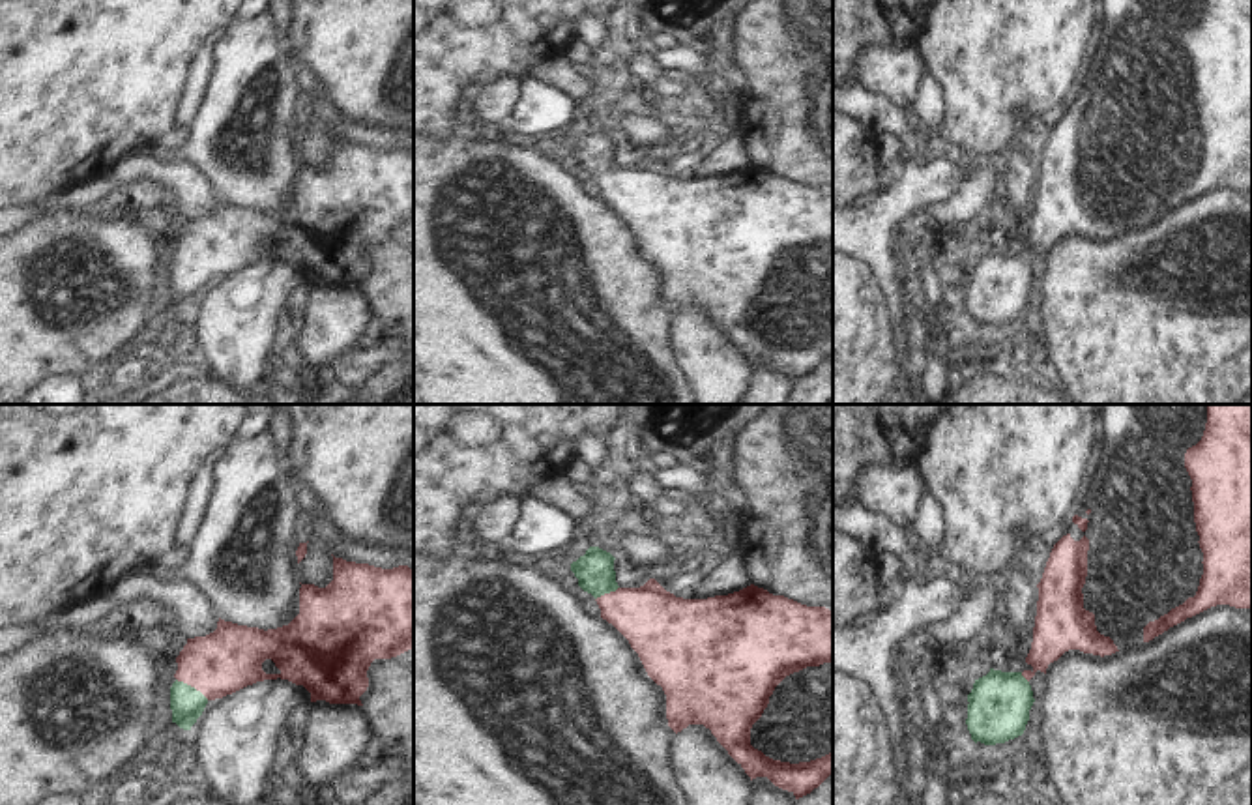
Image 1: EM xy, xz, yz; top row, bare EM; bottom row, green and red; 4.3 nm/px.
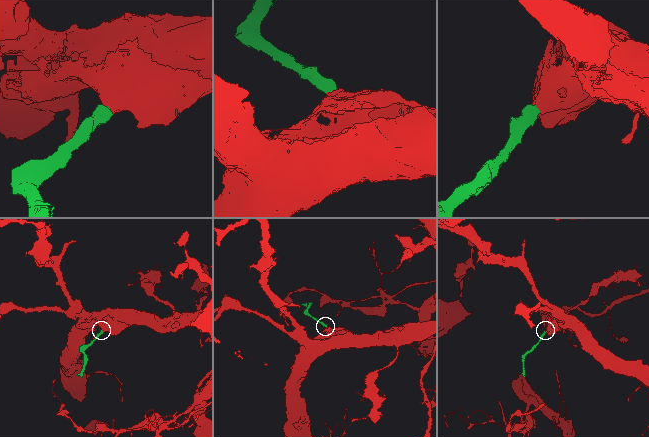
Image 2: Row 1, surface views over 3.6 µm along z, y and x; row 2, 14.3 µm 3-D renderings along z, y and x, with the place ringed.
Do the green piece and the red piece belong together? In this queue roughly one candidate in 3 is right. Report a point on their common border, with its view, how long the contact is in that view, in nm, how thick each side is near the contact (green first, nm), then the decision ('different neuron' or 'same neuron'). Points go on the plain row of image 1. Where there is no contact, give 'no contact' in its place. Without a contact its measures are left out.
xy (193, 268) | 170 nm | 140/280 nm | same neuron

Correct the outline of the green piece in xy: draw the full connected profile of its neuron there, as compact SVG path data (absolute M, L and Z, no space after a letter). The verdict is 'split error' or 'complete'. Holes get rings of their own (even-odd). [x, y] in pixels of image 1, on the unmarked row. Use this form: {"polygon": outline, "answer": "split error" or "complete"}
{"polygon": "M333 137L333 161L326 168L301 165L299 195L283 208L258 210L225 202L219 198L217 210L206 217L187 219L176 238L176 262L170 268L172 303L191 311L202 296L206 285L232 275L247 266L264 260L288 260L303 266L311 273L311 283L357 285L369 268L367 251L374 240L391 240L414 228L414 152L408 146L382 150L369 144L346 142Z", "answer": "split error"}

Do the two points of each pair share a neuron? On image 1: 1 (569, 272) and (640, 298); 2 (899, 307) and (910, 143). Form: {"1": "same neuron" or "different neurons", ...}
{"1": "same neuron", "2": "different neurons"}

